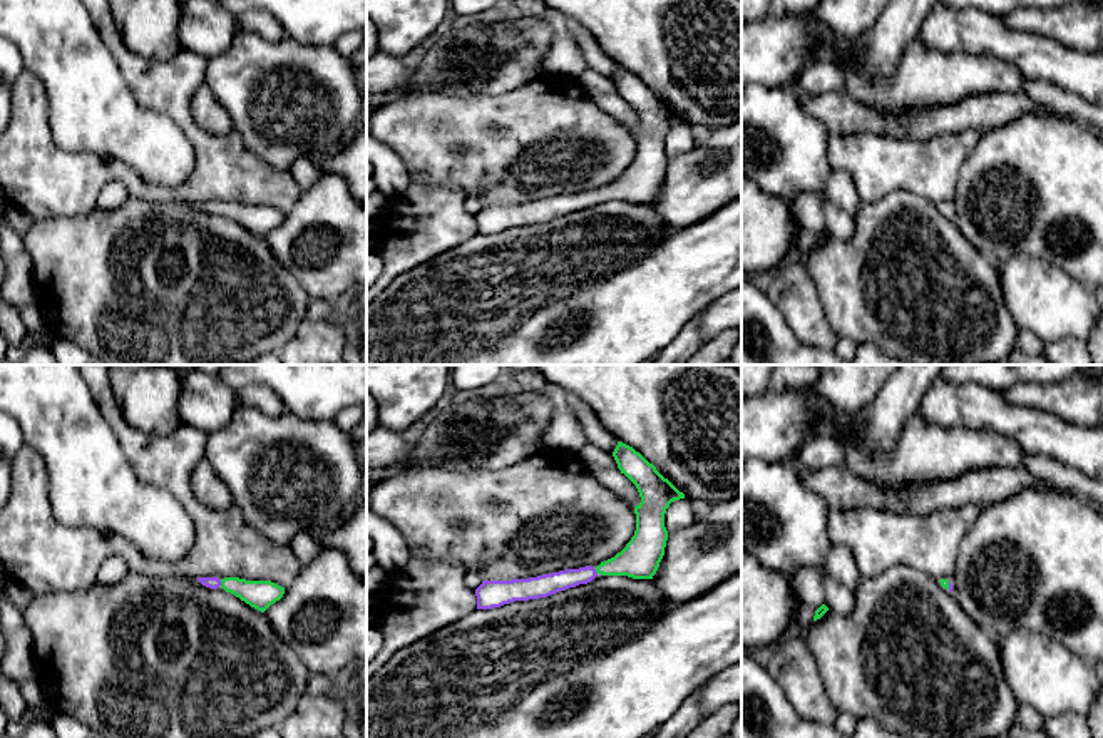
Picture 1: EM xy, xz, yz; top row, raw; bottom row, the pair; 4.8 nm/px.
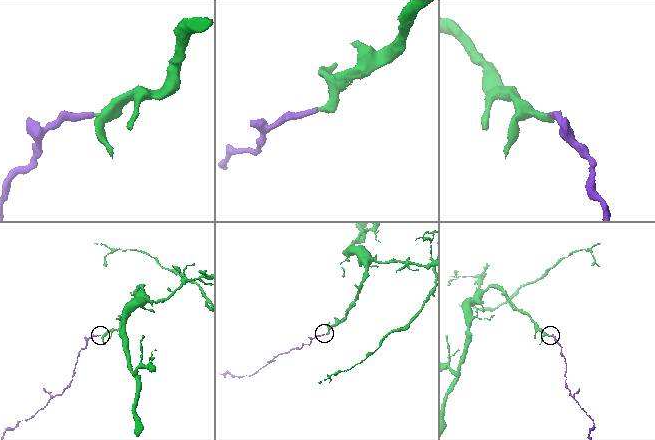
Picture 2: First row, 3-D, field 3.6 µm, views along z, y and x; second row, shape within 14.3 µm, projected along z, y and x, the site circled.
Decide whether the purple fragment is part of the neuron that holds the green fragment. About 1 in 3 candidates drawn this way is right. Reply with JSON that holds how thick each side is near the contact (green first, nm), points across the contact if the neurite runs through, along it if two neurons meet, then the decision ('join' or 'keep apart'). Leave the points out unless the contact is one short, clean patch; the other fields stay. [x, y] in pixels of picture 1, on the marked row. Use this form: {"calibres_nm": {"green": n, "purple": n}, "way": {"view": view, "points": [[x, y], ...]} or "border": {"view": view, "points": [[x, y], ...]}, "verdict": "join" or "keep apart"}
{"calibres_nm": {"green": 140, "purple": 60}, "way": {"view": "xy", "points": [[260, 594], [221, 583], [213, 583]]}, "verdict": "join"}

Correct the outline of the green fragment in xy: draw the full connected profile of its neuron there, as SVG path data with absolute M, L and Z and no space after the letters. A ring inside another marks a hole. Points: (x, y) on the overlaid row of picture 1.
M198 577L198 581L211 589L223 587L226 592L234 594L251 607L264 612L271 604L280 601L285 587L271 581L246 581L239 577Z

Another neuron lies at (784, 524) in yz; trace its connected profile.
M793 460L741 462L741 551L753 556L765 569L792 576L823 564L832 549L827 504L802 482L802 469Z

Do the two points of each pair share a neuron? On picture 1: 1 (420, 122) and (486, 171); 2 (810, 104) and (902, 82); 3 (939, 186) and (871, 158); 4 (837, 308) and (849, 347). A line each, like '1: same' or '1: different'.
1: same
2: different
3: same
4: different

